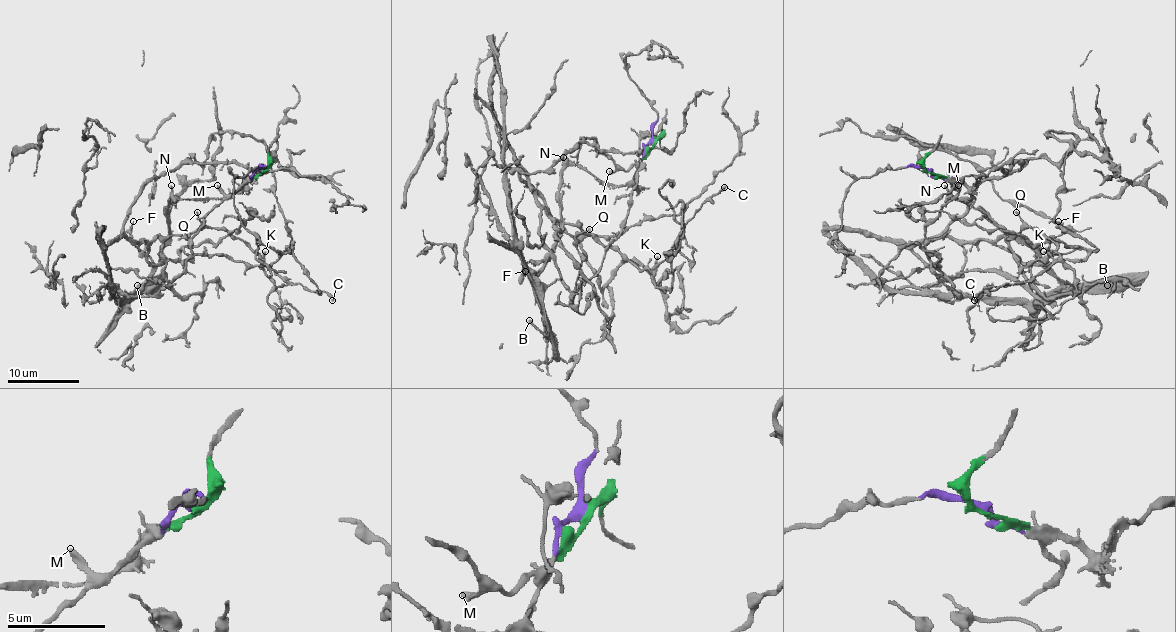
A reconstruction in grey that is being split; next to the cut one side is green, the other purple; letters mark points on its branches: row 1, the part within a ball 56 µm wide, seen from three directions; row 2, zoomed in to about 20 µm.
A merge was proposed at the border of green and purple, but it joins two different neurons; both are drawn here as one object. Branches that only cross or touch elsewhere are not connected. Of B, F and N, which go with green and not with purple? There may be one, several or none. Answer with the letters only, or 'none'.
B, F, N

